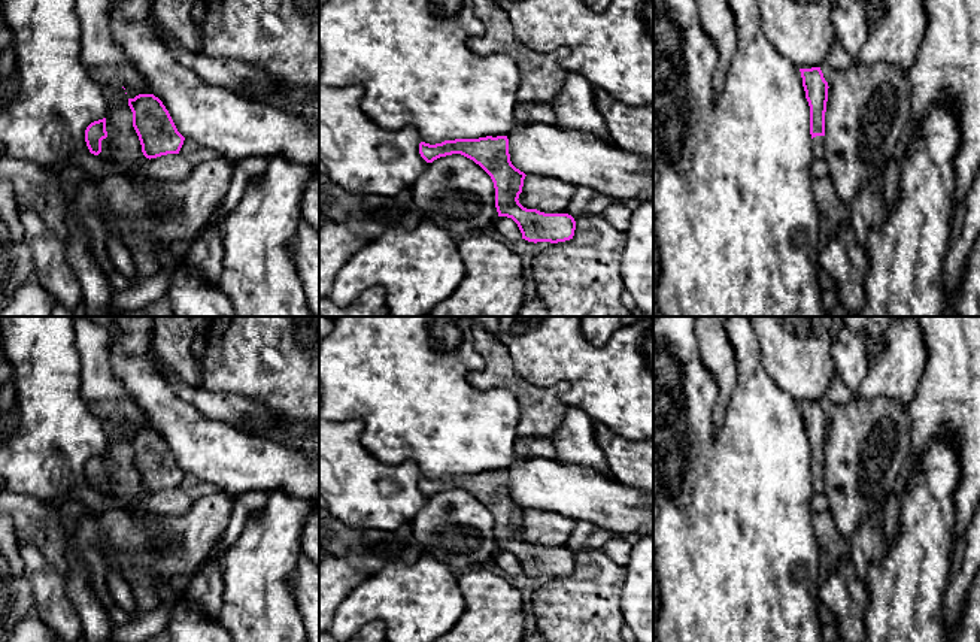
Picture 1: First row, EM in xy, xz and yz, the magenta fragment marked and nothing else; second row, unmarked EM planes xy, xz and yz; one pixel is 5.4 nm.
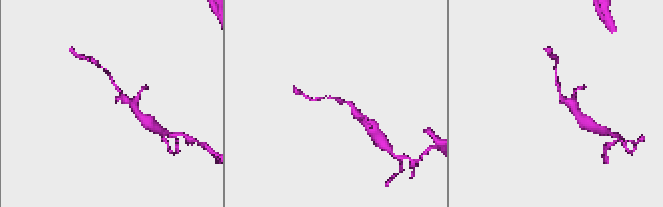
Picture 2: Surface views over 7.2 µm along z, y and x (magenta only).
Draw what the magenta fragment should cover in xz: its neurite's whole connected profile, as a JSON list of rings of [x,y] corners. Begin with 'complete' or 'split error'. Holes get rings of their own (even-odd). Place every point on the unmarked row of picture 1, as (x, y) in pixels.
complete; [[[507,470],[455,473],[430,479],[419,478],[419,488],[427,497],[452,488],[461,488],[479,499],[492,514],[498,551],[512,552],[522,573],[528,576],[565,576],[573,573],[576,555],[568,548],[544,548],[519,537],[525,508],[510,496]]]

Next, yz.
split error; [[[820,402],[800,403],[805,433],[810,440],[810,469],[813,475],[813,491],[825,493],[825,446],[828,436],[828,417]]]

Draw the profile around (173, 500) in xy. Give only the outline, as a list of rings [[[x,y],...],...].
[[[167,488],[142,496],[142,511],[151,515],[185,515],[194,500],[180,488]]]

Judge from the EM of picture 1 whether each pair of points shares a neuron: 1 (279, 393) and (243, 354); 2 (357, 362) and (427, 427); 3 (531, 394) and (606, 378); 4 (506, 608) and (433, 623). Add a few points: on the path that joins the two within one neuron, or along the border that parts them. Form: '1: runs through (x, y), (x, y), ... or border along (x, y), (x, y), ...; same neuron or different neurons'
1: runs through (273, 384), (252, 363); same neuron
2: runs through (375, 375), (409, 409); same neuron
3: border along (521, 376), (539, 387), (554, 388); different neurons
4: border along (458, 583), (464, 612), (454, 626); different neurons

